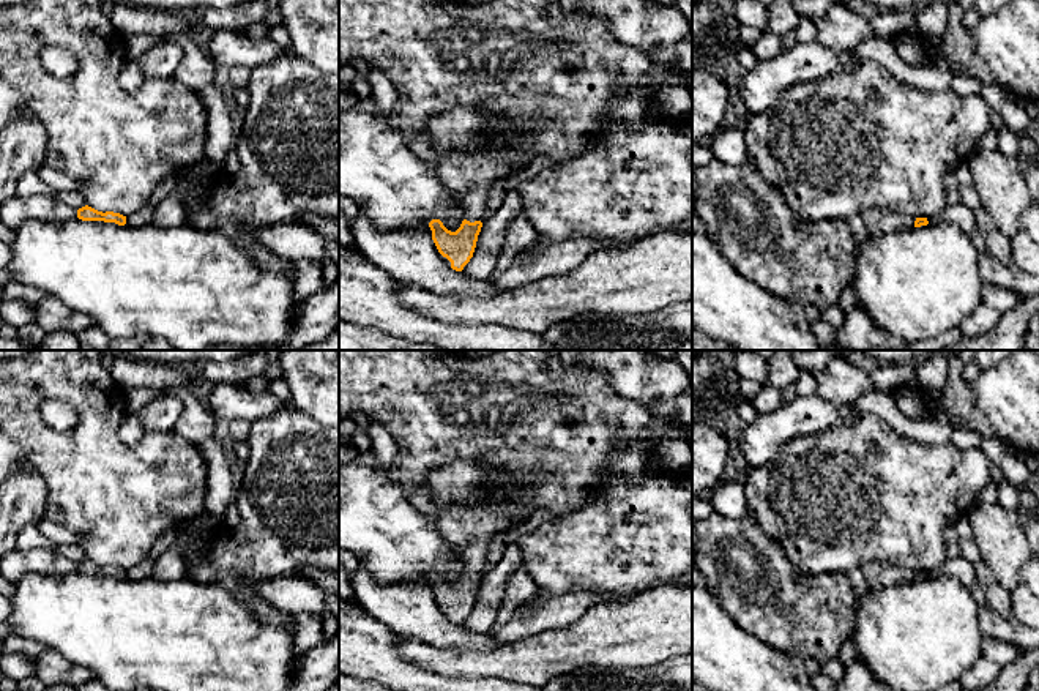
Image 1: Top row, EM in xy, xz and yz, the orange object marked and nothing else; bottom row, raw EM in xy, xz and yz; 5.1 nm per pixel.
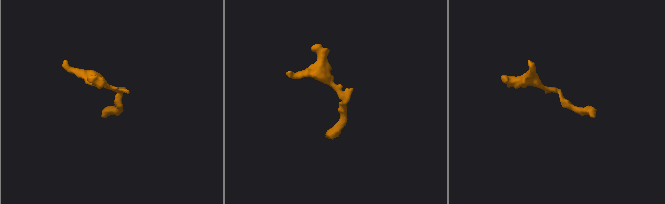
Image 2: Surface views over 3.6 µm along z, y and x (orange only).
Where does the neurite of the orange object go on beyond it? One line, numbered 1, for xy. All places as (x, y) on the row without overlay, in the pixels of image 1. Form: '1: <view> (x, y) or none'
1: none

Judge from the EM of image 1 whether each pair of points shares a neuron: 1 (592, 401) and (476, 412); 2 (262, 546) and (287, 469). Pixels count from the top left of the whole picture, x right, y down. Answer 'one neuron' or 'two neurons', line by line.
1: one neuron
2: one neuron

